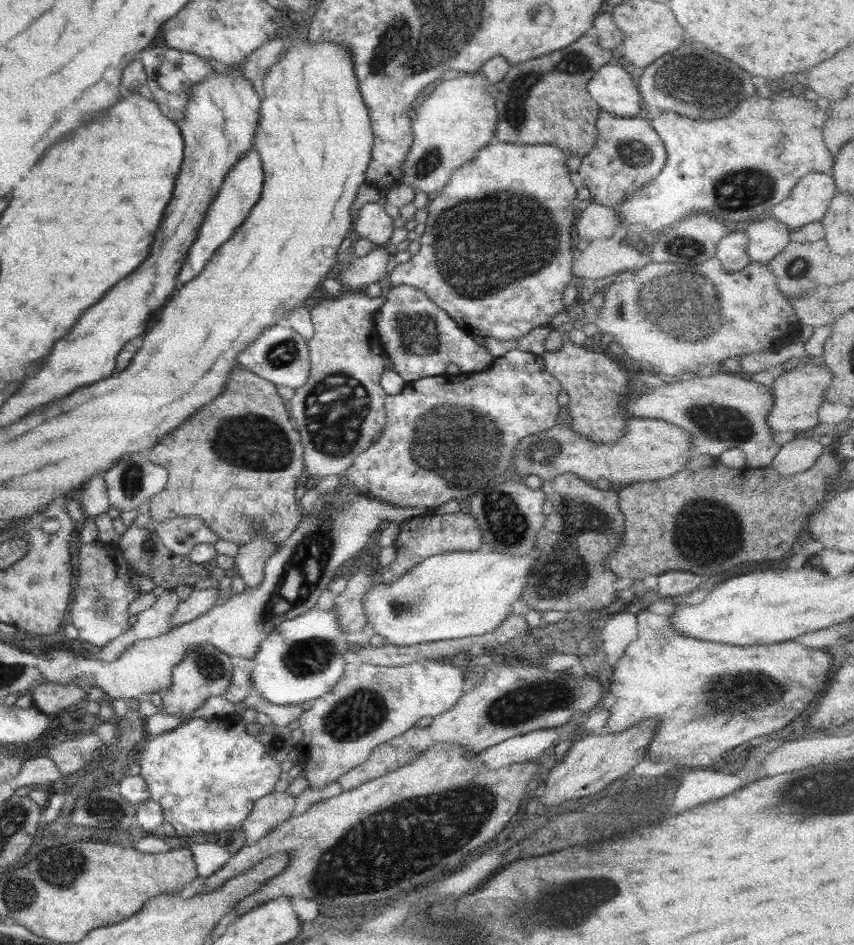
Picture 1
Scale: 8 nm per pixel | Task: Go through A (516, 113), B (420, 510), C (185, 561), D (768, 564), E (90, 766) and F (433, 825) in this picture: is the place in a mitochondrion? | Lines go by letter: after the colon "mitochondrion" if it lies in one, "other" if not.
A: mitochondrion
B: other
C: other
D: other
E: other
F: mitochondrion

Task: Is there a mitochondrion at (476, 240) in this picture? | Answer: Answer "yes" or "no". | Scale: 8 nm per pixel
yes

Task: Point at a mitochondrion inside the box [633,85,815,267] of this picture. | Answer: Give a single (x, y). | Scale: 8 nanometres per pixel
(749, 188)

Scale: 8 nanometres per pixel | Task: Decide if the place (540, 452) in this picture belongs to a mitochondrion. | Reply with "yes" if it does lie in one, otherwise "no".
yes

